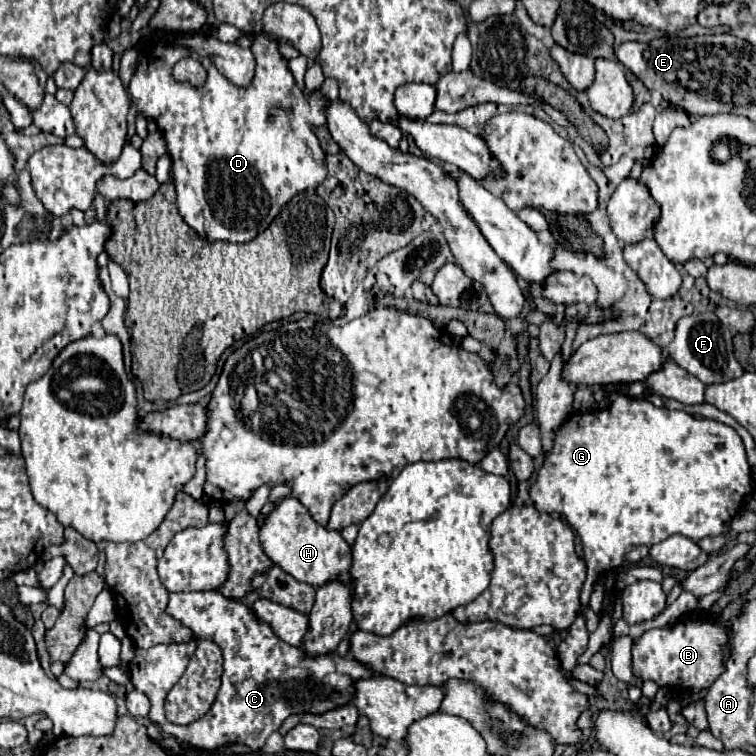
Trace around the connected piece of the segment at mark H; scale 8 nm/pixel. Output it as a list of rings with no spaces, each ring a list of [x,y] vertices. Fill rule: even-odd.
[[[287,495],[275,503],[275,509],[267,513],[265,521],[259,527],[259,541],[269,559],[301,583],[309,583],[313,587],[325,585],[335,579],[341,579],[347,585],[351,583],[349,545],[345,543],[339,531],[327,531],[325,527],[317,525],[309,511],[295,497]]]

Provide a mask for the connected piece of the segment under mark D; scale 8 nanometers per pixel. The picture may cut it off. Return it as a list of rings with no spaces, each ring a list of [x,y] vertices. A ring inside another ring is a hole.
[[[263,37],[251,39],[253,39],[251,49],[257,59],[257,71],[247,87],[233,85],[231,81],[227,81],[223,73],[217,71],[209,57],[203,57],[193,49],[181,45],[153,45],[143,49],[135,75],[129,81],[131,109],[127,143],[131,143],[131,137],[135,133],[137,115],[143,115],[145,119],[153,119],[157,123],[167,143],[167,153],[173,161],[179,213],[189,227],[193,227],[203,239],[209,241],[231,241],[231,243],[251,241],[271,225],[277,213],[297,193],[309,187],[317,187],[327,177],[325,153],[319,147],[313,127],[325,125],[323,107],[329,99],[335,99],[339,95],[337,81],[325,79],[323,87],[313,93],[313,99],[305,99],[295,85],[287,61],[279,55],[277,43]],[[183,57],[193,57],[205,67],[207,71],[205,87],[193,87],[189,83],[179,85],[179,81],[173,79],[171,69],[177,63],[177,59]]]

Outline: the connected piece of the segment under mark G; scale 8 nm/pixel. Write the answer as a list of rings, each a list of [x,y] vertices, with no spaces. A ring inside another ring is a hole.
[[[621,395],[609,409],[603,411],[593,411],[593,413],[575,413],[571,415],[557,431],[557,439],[555,439],[555,447],[549,453],[549,457],[545,459],[543,467],[539,469],[537,481],[531,487],[531,499],[537,505],[537,509],[545,511],[545,513],[553,513],[557,511],[559,515],[563,515],[569,525],[577,531],[577,535],[581,537],[581,543],[585,545],[585,561],[589,567],[589,577],[587,583],[583,584],[580,595],[580,603],[582,606],[588,605],[593,590],[593,585],[599,574],[611,569],[617,569],[623,555],[637,547],[637,545],[655,545],[663,539],[667,539],[669,535],[681,533],[685,537],[709,537],[709,535],[719,535],[727,529],[729,521],[733,519],[733,515],[739,511],[739,507],[743,505],[745,495],[751,493],[751,467],[747,463],[747,455],[741,443],[741,437],[735,433],[735,429],[717,423],[713,419],[697,419],[693,415],[687,415],[685,411],[669,411],[665,407],[655,407],[653,403],[649,403],[647,399],[633,399],[627,395]]]

